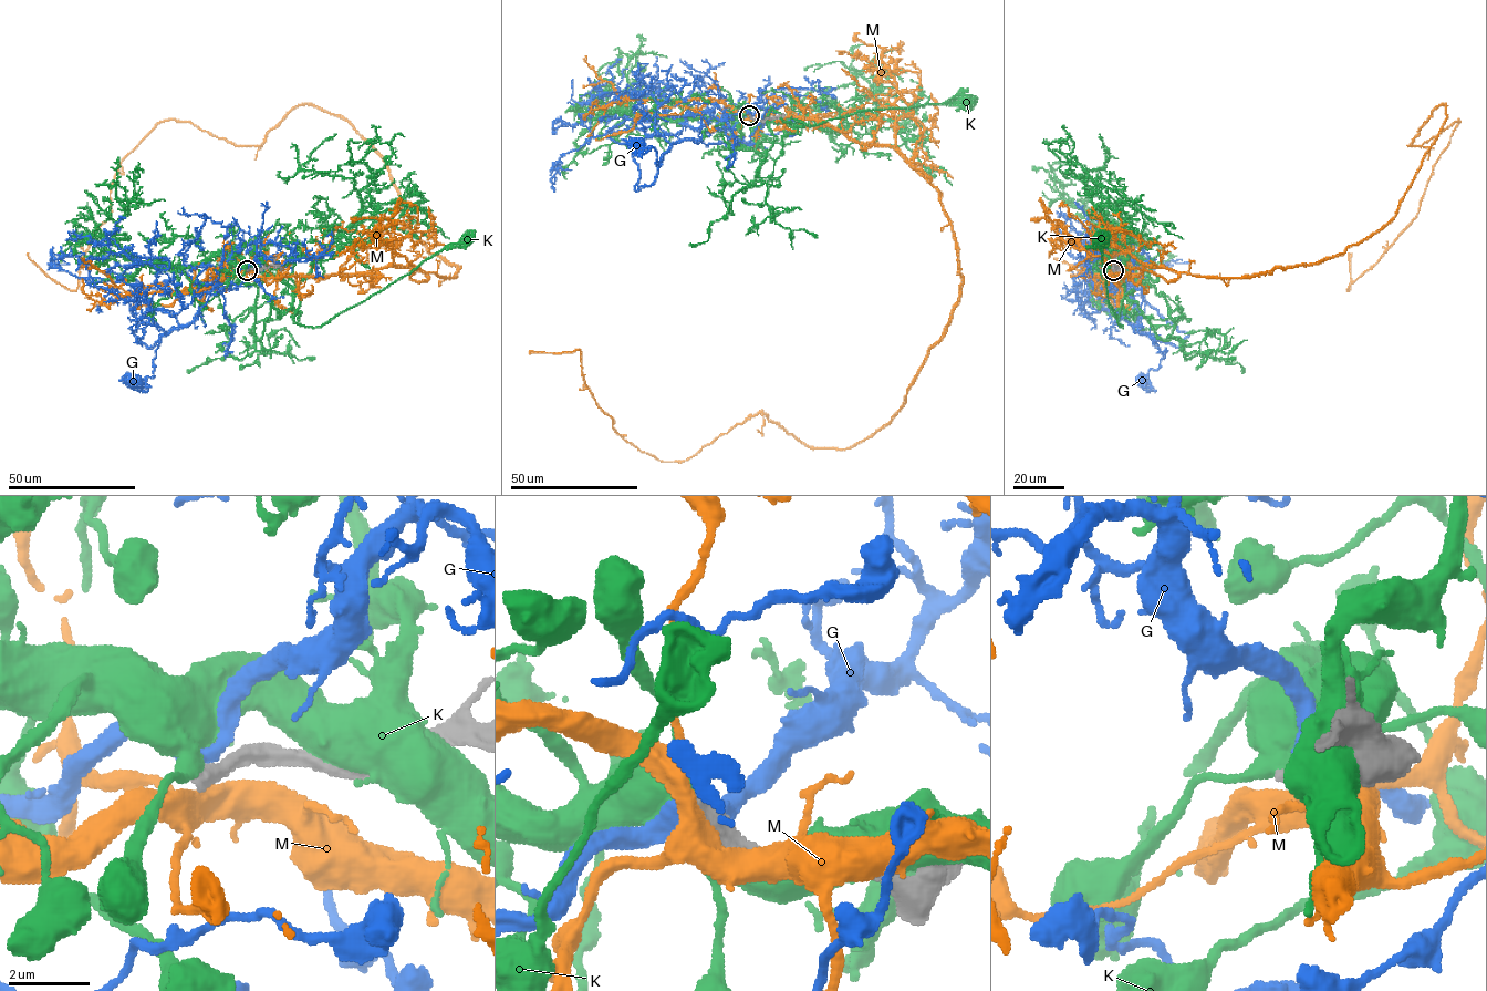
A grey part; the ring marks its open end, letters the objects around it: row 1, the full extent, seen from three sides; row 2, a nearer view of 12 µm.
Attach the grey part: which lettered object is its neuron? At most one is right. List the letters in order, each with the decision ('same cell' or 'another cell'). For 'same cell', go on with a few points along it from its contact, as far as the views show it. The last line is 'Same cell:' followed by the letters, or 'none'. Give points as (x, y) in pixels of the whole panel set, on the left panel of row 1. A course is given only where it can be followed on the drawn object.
G: another cell
K: another cell
M: another cell
Same cell: none

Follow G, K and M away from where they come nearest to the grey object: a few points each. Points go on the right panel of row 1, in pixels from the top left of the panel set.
G: (1114, 269), (1126, 276), (1137, 326), (1163, 353), (1160, 367), (1148, 371), (1145, 385), (1142, 382)
K: (1113, 270), (1116, 267), (1123, 286), (1118, 316), (1122, 327), (1108, 301), (1102, 253), (1094, 239), (1098, 240)
M: (1113, 271), (1341, 255), (1395, 216), (1444, 104), (1410, 145), (1459, 121), (1416, 216), (1347, 290), (1352, 253)

